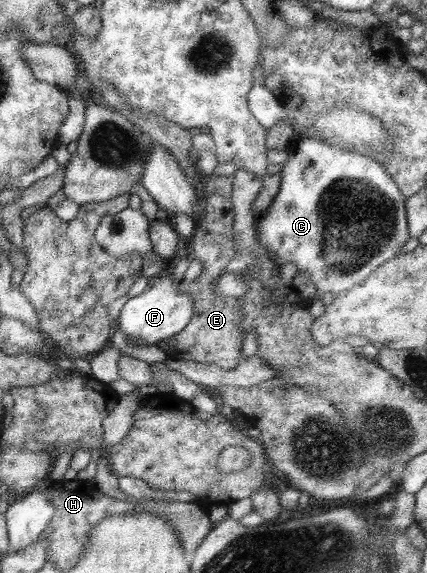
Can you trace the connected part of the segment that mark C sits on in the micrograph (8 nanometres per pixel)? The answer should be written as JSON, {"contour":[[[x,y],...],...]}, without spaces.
{"contour":[[[314,137],[304,138],[304,140],[296,141],[289,150],[288,160],[282,164],[282,169],[278,172],[280,175],[280,188],[278,194],[274,196],[274,200],[270,202],[268,208],[256,216],[255,237],[259,244],[274,255],[274,263],[279,268],[284,263],[294,264],[296,271],[300,271],[307,276],[310,284],[314,286],[317,295],[328,292],[332,296],[350,290],[355,284],[362,282],[370,273],[372,273],[382,262],[399,255],[400,248],[409,238],[407,231],[407,218],[405,213],[405,198],[396,184],[391,180],[391,176],[372,158],[361,156],[350,151],[342,151],[342,149],[332,148],[326,145],[324,141]]]}

